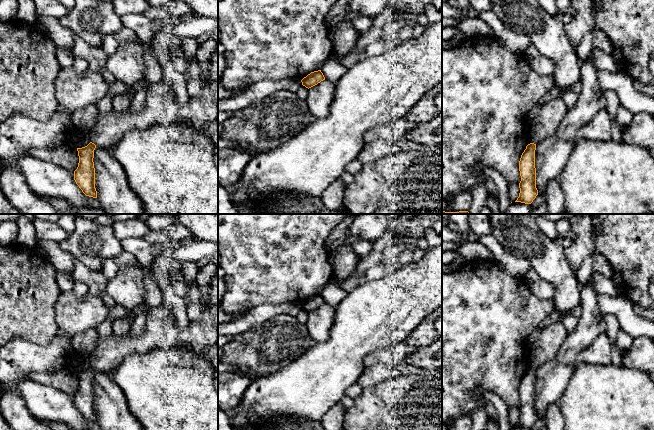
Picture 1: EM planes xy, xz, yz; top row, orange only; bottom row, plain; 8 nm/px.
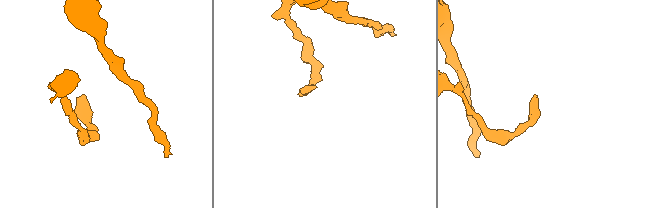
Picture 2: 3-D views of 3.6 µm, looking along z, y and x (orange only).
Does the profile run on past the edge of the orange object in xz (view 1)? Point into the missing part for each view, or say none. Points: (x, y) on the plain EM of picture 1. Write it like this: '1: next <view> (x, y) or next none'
1: next none

